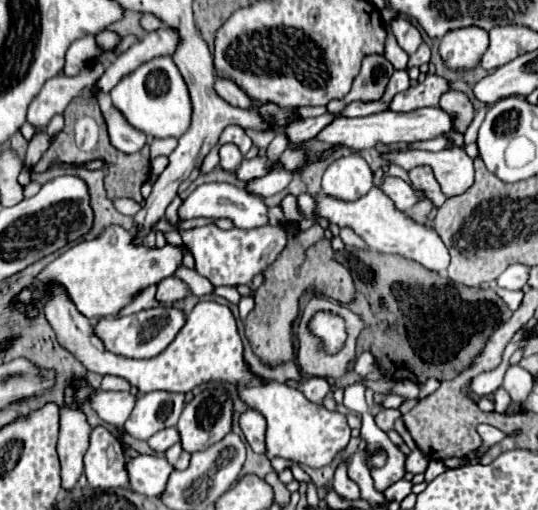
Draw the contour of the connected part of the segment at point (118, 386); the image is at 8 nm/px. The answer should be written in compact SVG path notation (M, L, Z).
M103 376L101 388L103 390L129 390L131 384L125 378L119 378L119 376Z

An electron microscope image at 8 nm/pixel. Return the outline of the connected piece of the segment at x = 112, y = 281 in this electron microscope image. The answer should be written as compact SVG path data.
M109 226L99 238L85 240L73 248L69 248L65 254L61 254L57 260L47 264L35 278L35 282L27 288L23 288L15 298L13 306L23 304L25 316L37 318L43 310L45 298L49 294L45 292L47 286L59 284L67 290L67 296L73 300L77 310L87 316L89 320L101 318L101 316L115 316L123 306L127 306L133 300L135 292L145 290L151 284L159 284L163 278L171 276L177 266L181 264L181 252L183 248L175 248L165 244L165 248L147 248L133 246L131 244L133 234L119 226Z

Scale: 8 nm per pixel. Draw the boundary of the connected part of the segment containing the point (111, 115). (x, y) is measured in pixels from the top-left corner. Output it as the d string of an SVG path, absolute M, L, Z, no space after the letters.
M111 106L107 112L103 112L107 130L109 130L109 138L111 144L125 152L125 154L133 154L139 152L145 146L145 134L139 132L137 128L131 128L131 124L127 124L127 120L123 120L123 116L119 116L119 110L115 106Z

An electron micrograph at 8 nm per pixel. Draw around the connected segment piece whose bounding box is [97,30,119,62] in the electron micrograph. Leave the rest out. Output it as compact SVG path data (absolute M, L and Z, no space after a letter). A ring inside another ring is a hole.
M103 30L103 32L99 32L99 34L97 34L97 44L105 50L105 54L101 56L101 60L103 60L103 62L109 58L109 54L111 54L111 50L117 46L117 42L119 42L119 36L117 36L117 34L113 34L113 32Z

